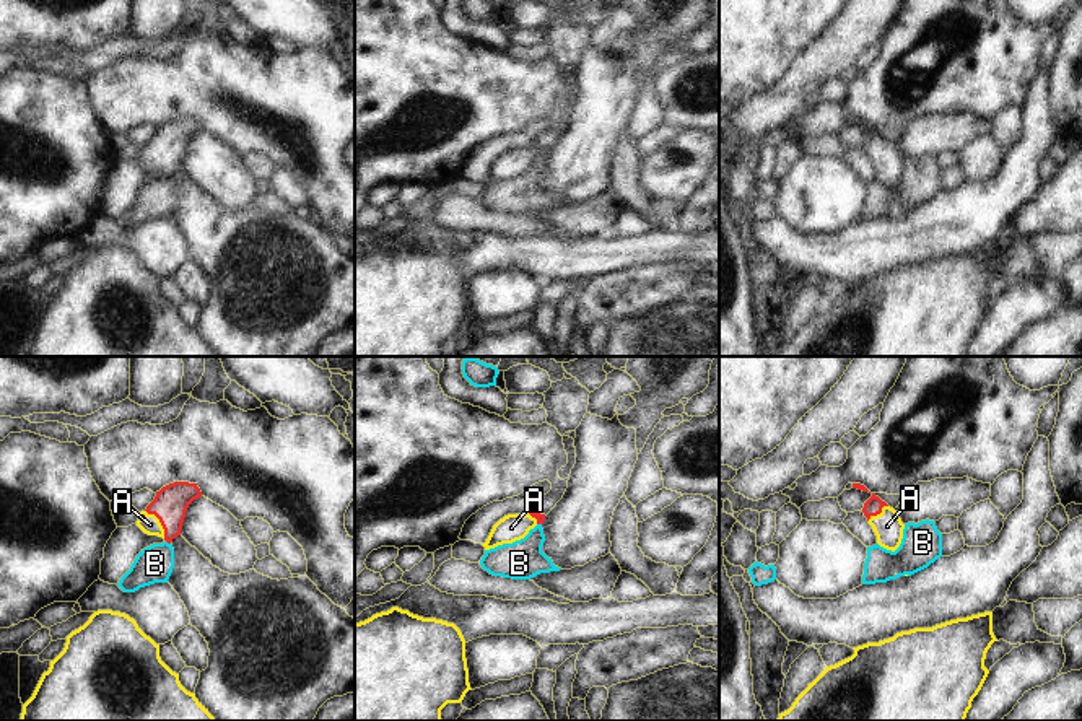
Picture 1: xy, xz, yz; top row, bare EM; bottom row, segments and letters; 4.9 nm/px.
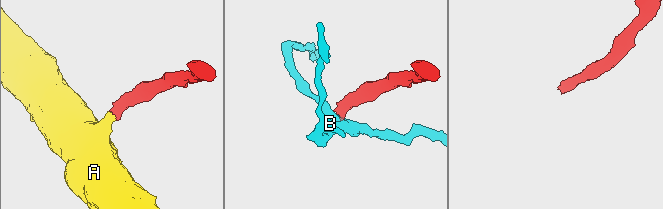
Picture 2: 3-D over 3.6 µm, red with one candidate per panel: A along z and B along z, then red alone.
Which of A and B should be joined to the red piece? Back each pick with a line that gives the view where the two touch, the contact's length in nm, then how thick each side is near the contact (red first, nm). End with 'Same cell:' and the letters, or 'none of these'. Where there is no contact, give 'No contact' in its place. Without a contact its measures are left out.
A: Touches red in xy. Shared border 170 nm. Thickness 170 nm (red) against 100 nm
Same cell: A.

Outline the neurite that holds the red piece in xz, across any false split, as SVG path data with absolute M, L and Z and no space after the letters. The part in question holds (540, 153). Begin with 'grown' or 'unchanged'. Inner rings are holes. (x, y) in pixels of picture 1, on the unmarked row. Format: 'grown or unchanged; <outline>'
grown; M534 143L527 150L508 150L500 155L485 179L485 186L495 184L503 179L513 179L524 174L537 159L543 159L545 150L537 148Z

